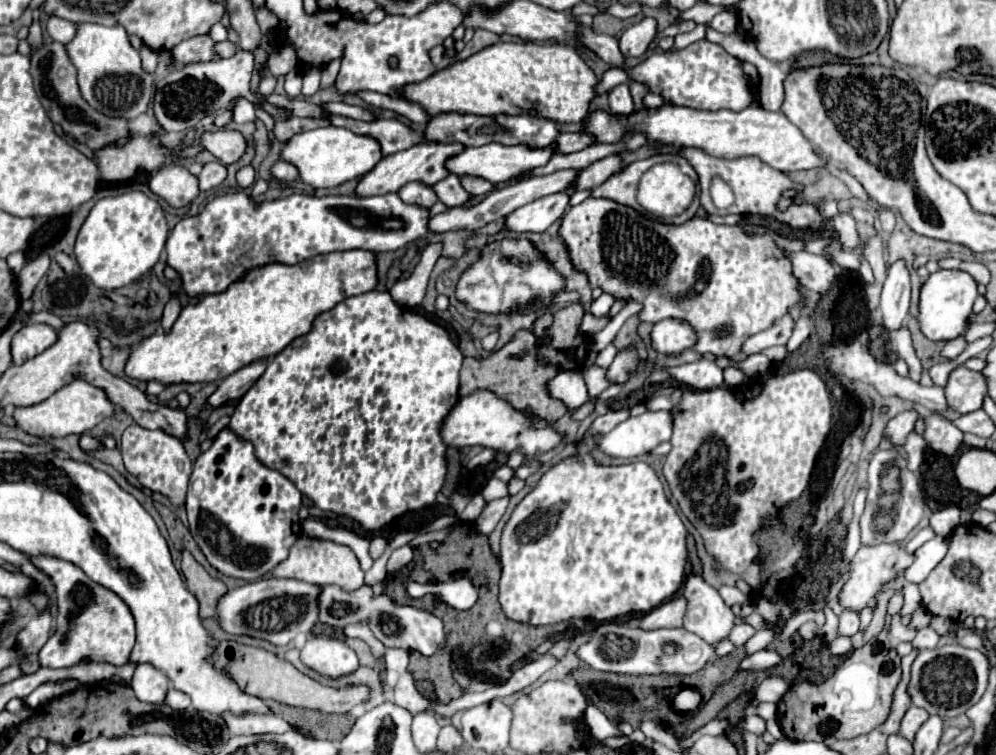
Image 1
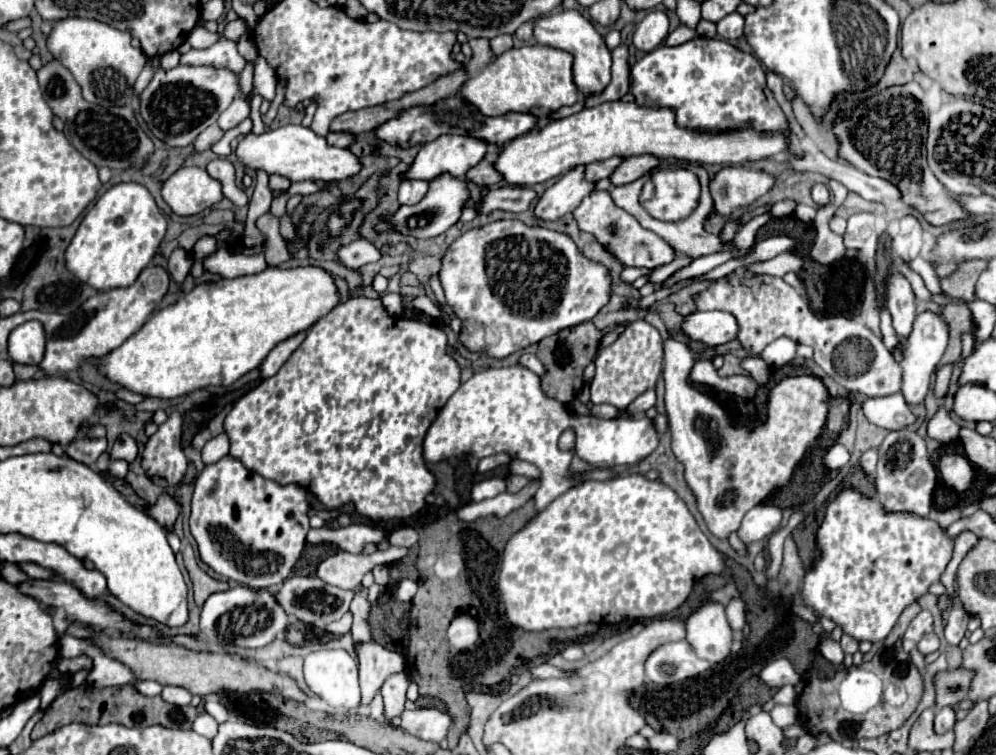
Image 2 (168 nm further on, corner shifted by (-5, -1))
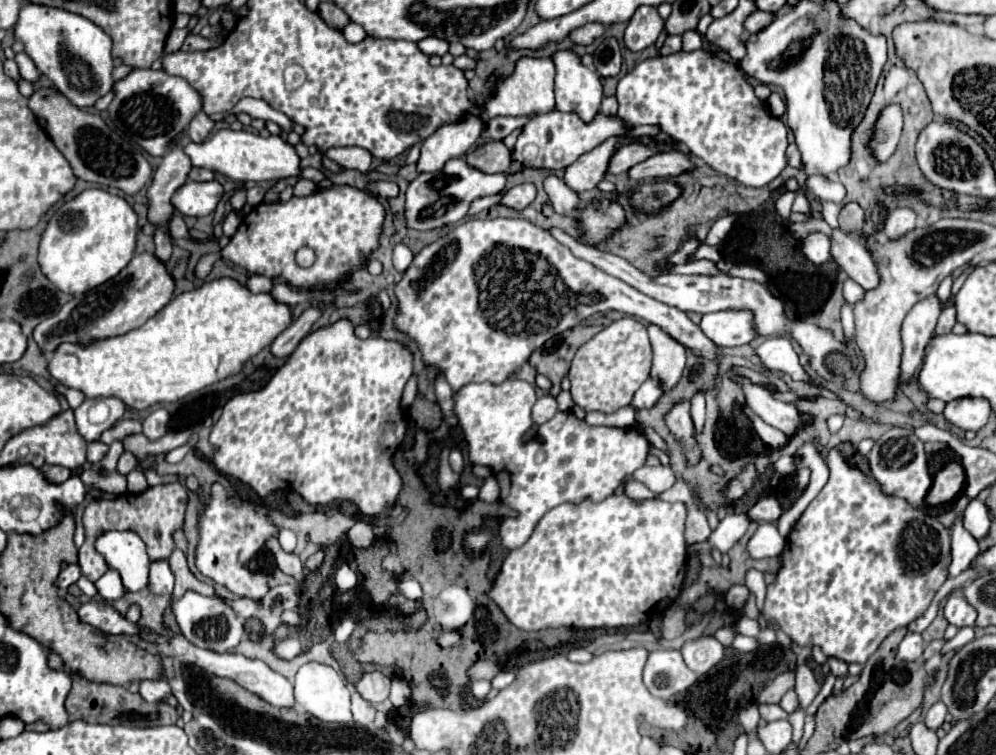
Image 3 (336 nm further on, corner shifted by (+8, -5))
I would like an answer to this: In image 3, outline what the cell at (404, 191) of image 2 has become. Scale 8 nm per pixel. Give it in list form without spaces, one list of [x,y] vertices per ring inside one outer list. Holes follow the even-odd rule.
[[[378,181],[378,183],[372,183],[370,185],[370,191],[376,191],[384,199],[390,199],[390,197],[398,197],[400,195],[400,187],[394,181]]]

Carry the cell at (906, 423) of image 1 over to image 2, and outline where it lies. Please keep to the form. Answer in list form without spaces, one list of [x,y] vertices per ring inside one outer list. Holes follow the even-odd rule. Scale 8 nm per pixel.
[[[933,311],[917,313],[917,317],[913,321],[913,331],[907,337],[907,343],[905,343],[903,359],[899,363],[901,369],[903,369],[903,389],[901,391],[903,391],[905,401],[909,405],[921,403],[925,399],[925,395],[929,391],[931,373],[939,365],[939,361],[943,357],[943,351],[947,347],[947,341],[949,341],[949,325],[947,325],[947,321],[939,313],[933,313]]]

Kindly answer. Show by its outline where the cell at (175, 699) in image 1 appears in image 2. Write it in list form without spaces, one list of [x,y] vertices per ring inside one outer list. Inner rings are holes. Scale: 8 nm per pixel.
[[[167,685],[161,693],[161,697],[171,703],[171,705],[177,705],[177,707],[183,707],[183,705],[189,705],[191,703],[191,693],[183,687],[173,687],[173,685]]]

